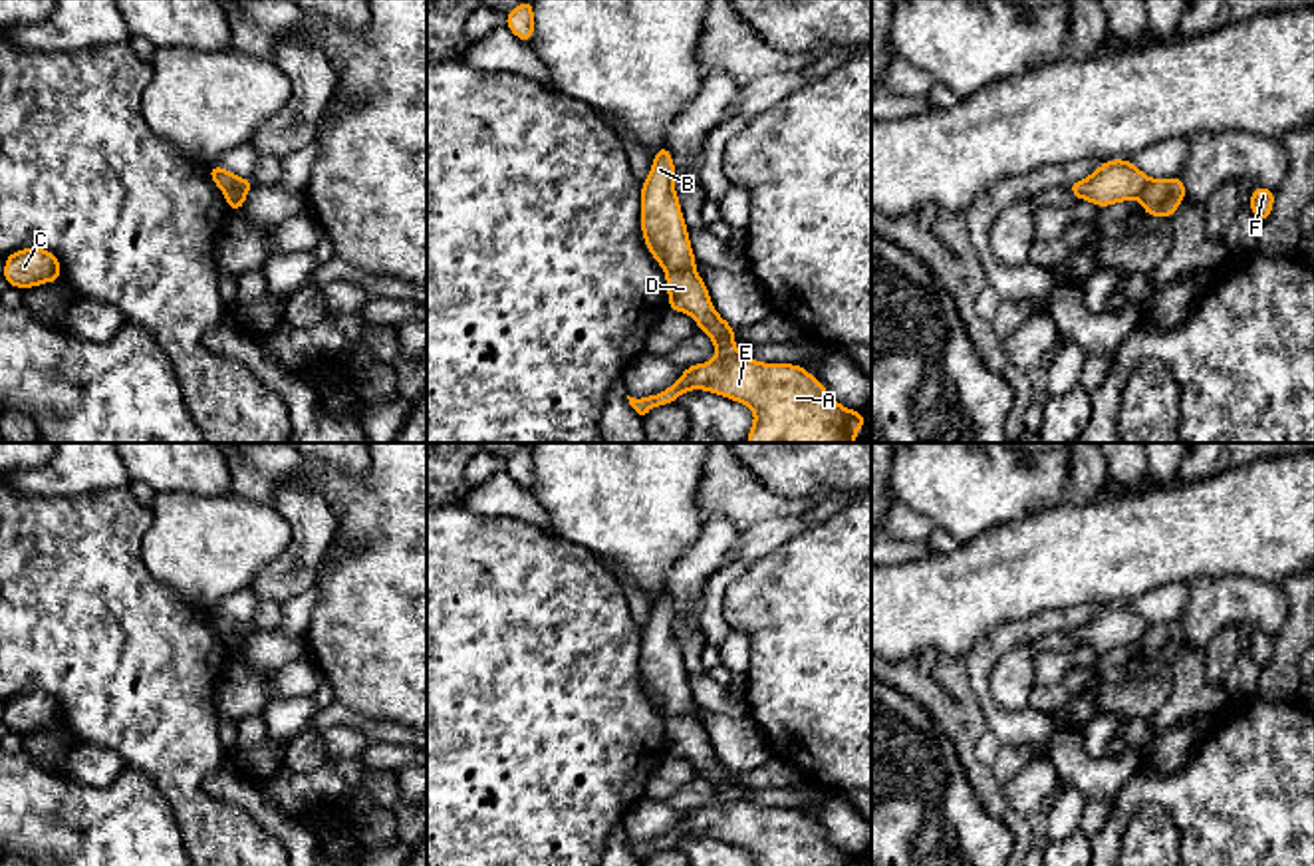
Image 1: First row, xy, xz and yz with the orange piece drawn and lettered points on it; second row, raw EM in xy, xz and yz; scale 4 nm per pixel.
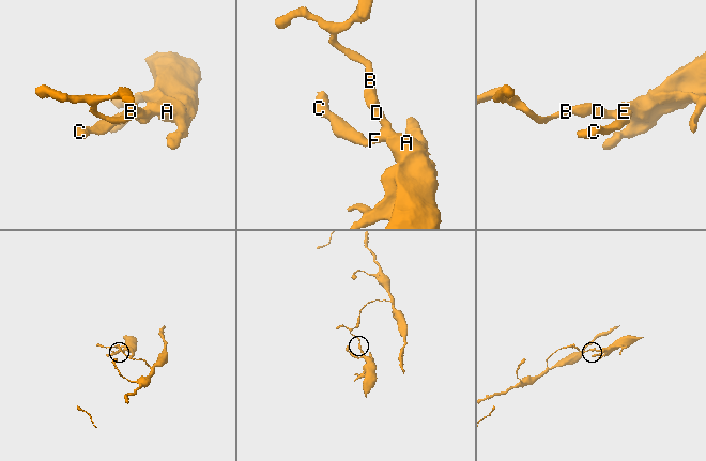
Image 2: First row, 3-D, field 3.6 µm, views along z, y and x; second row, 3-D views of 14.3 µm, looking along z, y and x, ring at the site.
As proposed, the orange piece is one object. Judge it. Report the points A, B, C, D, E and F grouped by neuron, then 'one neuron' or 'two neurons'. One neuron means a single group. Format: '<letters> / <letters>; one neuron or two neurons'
A C D E F / B; two neurons

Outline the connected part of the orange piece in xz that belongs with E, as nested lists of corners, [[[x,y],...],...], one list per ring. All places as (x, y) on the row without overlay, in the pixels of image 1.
[[[691,715],[667,717],[667,755],[689,759],[717,794],[717,802],[693,808],[665,836],[647,842],[629,842],[629,850],[645,860],[653,852],[677,848],[681,838],[703,834],[744,848],[754,856],[754,866],[865,866],[832,844],[826,830],[798,808],[754,806],[738,796],[738,779],[719,761],[701,719]]]

